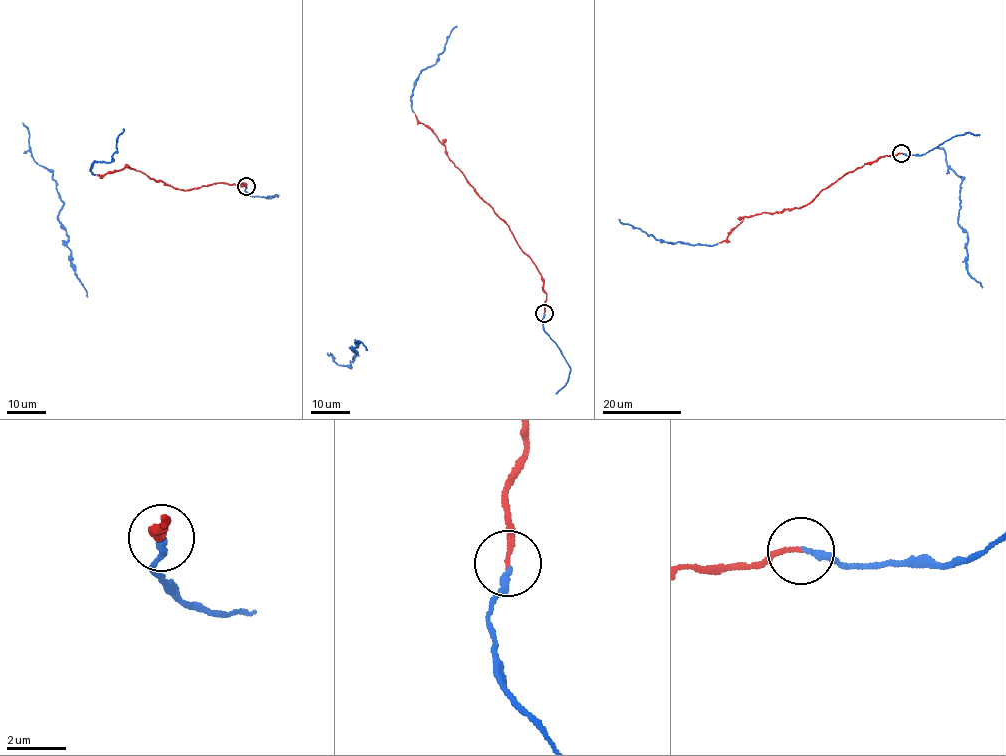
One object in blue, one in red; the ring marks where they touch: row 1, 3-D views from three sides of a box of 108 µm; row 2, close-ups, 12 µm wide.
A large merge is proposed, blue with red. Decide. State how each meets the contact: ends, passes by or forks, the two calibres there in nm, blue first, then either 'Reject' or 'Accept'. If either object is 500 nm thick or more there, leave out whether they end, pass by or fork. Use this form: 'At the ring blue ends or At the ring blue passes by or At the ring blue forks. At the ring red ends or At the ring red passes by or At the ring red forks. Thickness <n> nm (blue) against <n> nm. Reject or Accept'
At the ring blue ends. At the ring red ends. Thickness 200 nm (blue) against 160 nm. Accept

